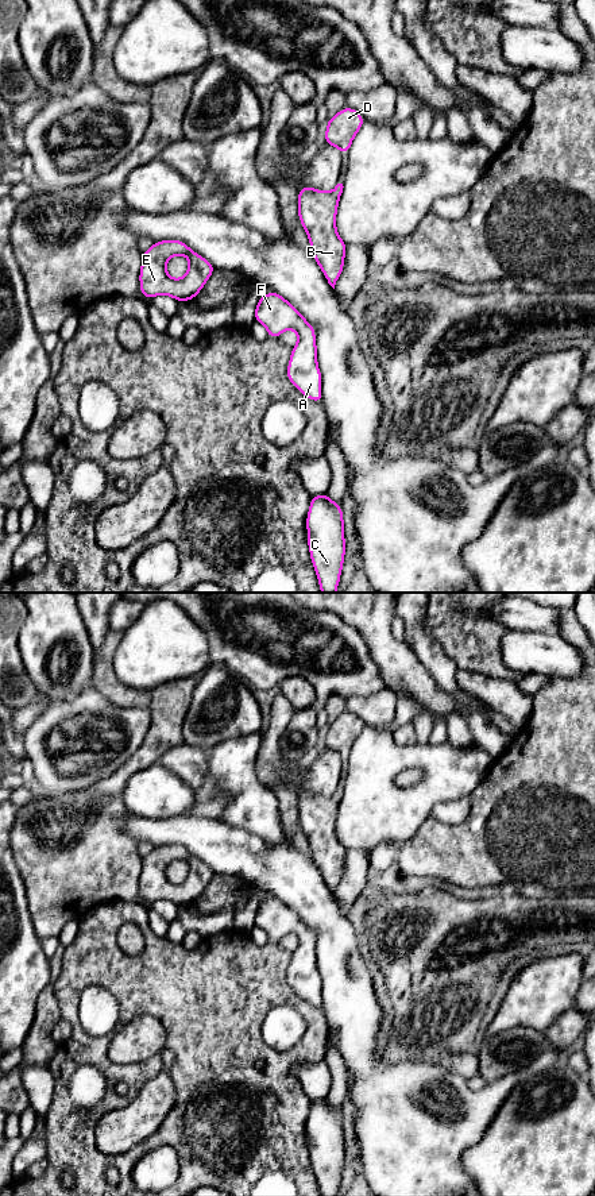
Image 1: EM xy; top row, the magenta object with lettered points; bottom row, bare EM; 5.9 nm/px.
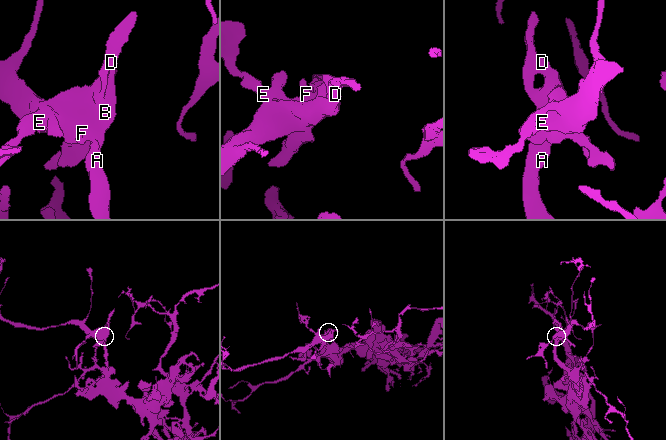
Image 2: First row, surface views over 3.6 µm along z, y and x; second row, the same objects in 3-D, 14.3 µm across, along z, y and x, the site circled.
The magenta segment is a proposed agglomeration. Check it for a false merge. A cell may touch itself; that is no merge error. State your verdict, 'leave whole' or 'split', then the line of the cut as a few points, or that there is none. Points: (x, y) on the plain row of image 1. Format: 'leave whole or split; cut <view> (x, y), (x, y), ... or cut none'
leave whole; cut none

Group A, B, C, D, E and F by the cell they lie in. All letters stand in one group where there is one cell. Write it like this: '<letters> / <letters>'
A B C D E F

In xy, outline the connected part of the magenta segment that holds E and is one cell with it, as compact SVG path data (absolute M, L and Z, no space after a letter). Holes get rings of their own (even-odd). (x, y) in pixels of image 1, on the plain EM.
M182 845L154 846L142 859L140 898L148 904L158 899L167 899L178 907L190 906L201 896L215 875L209 865L193 856ZM177 860L185 860L189 864L188 876L179 884L171 883L166 877L167 865Z

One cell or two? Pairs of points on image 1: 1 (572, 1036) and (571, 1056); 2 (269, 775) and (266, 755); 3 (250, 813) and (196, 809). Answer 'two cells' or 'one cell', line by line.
1: two cells
2: one cell
3: two cells

